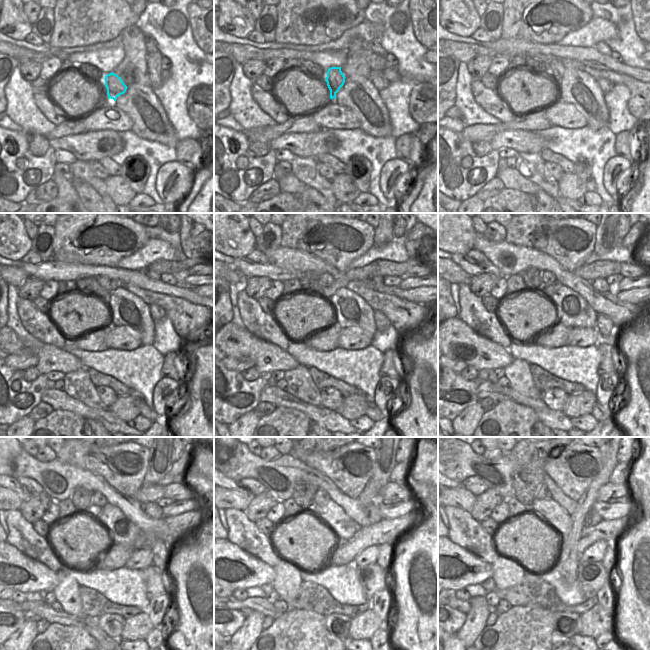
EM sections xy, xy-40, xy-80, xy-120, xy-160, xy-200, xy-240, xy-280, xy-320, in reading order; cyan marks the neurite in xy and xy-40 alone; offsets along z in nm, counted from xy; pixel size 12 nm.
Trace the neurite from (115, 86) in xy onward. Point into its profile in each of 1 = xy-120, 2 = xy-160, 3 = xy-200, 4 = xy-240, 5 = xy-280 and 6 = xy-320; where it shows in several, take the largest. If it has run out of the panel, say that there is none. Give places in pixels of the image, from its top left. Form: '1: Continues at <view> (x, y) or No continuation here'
1: Continues at xy-120 (104, 281)
2: Continues at xy-160 (325, 279)
3: Continues at xy-200 (547, 278)
4: Continues at xy-240 (98, 500)
5: Continues at xy-280 (322, 498)
6: Continues at xy-320 (543, 493)

